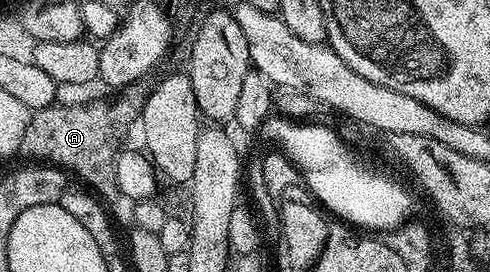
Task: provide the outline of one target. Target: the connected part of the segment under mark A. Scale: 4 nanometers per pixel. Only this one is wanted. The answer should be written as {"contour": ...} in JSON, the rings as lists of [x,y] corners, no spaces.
{"contour":[[[133,82],[125,87],[124,94],[126,98],[118,98],[110,103],[86,102],[83,106],[55,104],[33,111],[28,128],[24,132],[21,157],[32,158],[28,160],[38,164],[61,167],[74,178],[83,178],[87,182],[85,185],[103,199],[115,197],[118,194],[118,185],[114,175],[114,161],[123,145],[122,129],[133,118],[135,121],[141,115],[146,98],[150,94],[150,82]]]}

